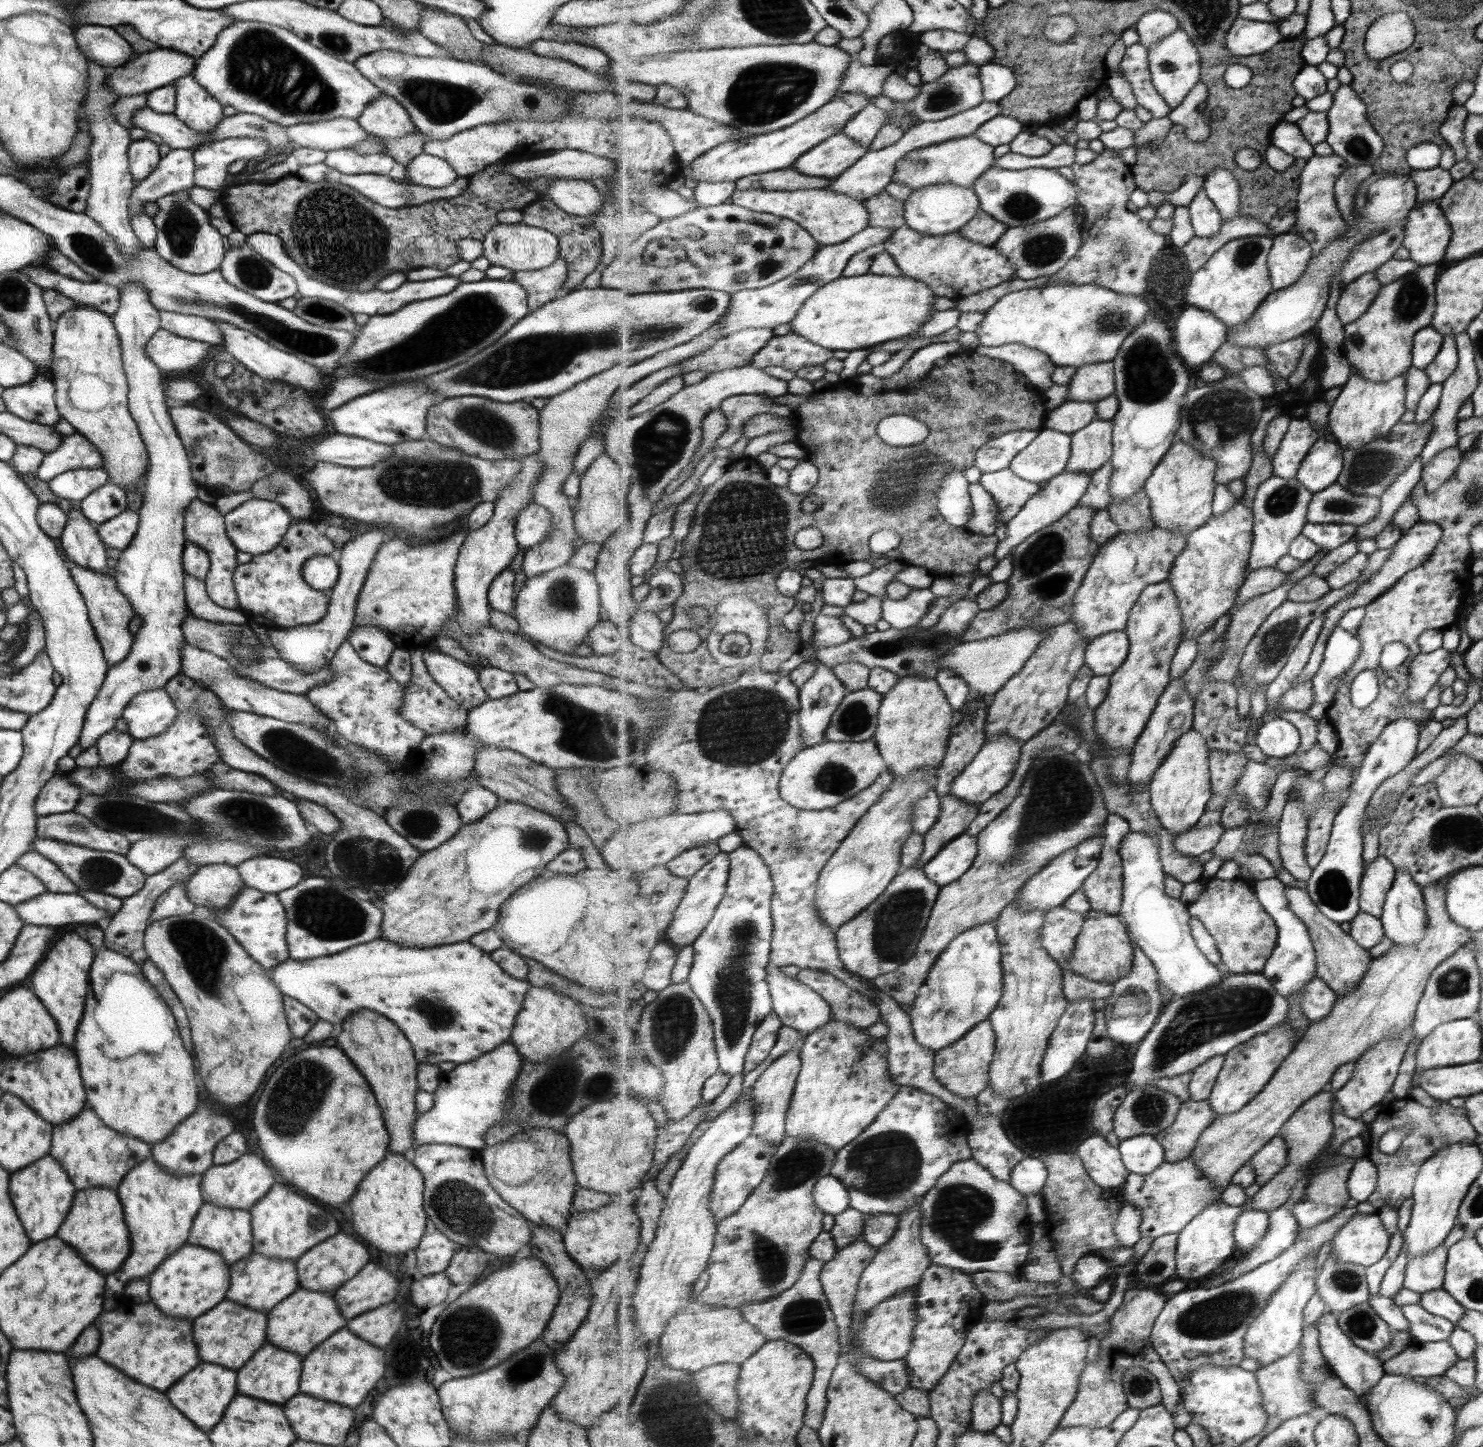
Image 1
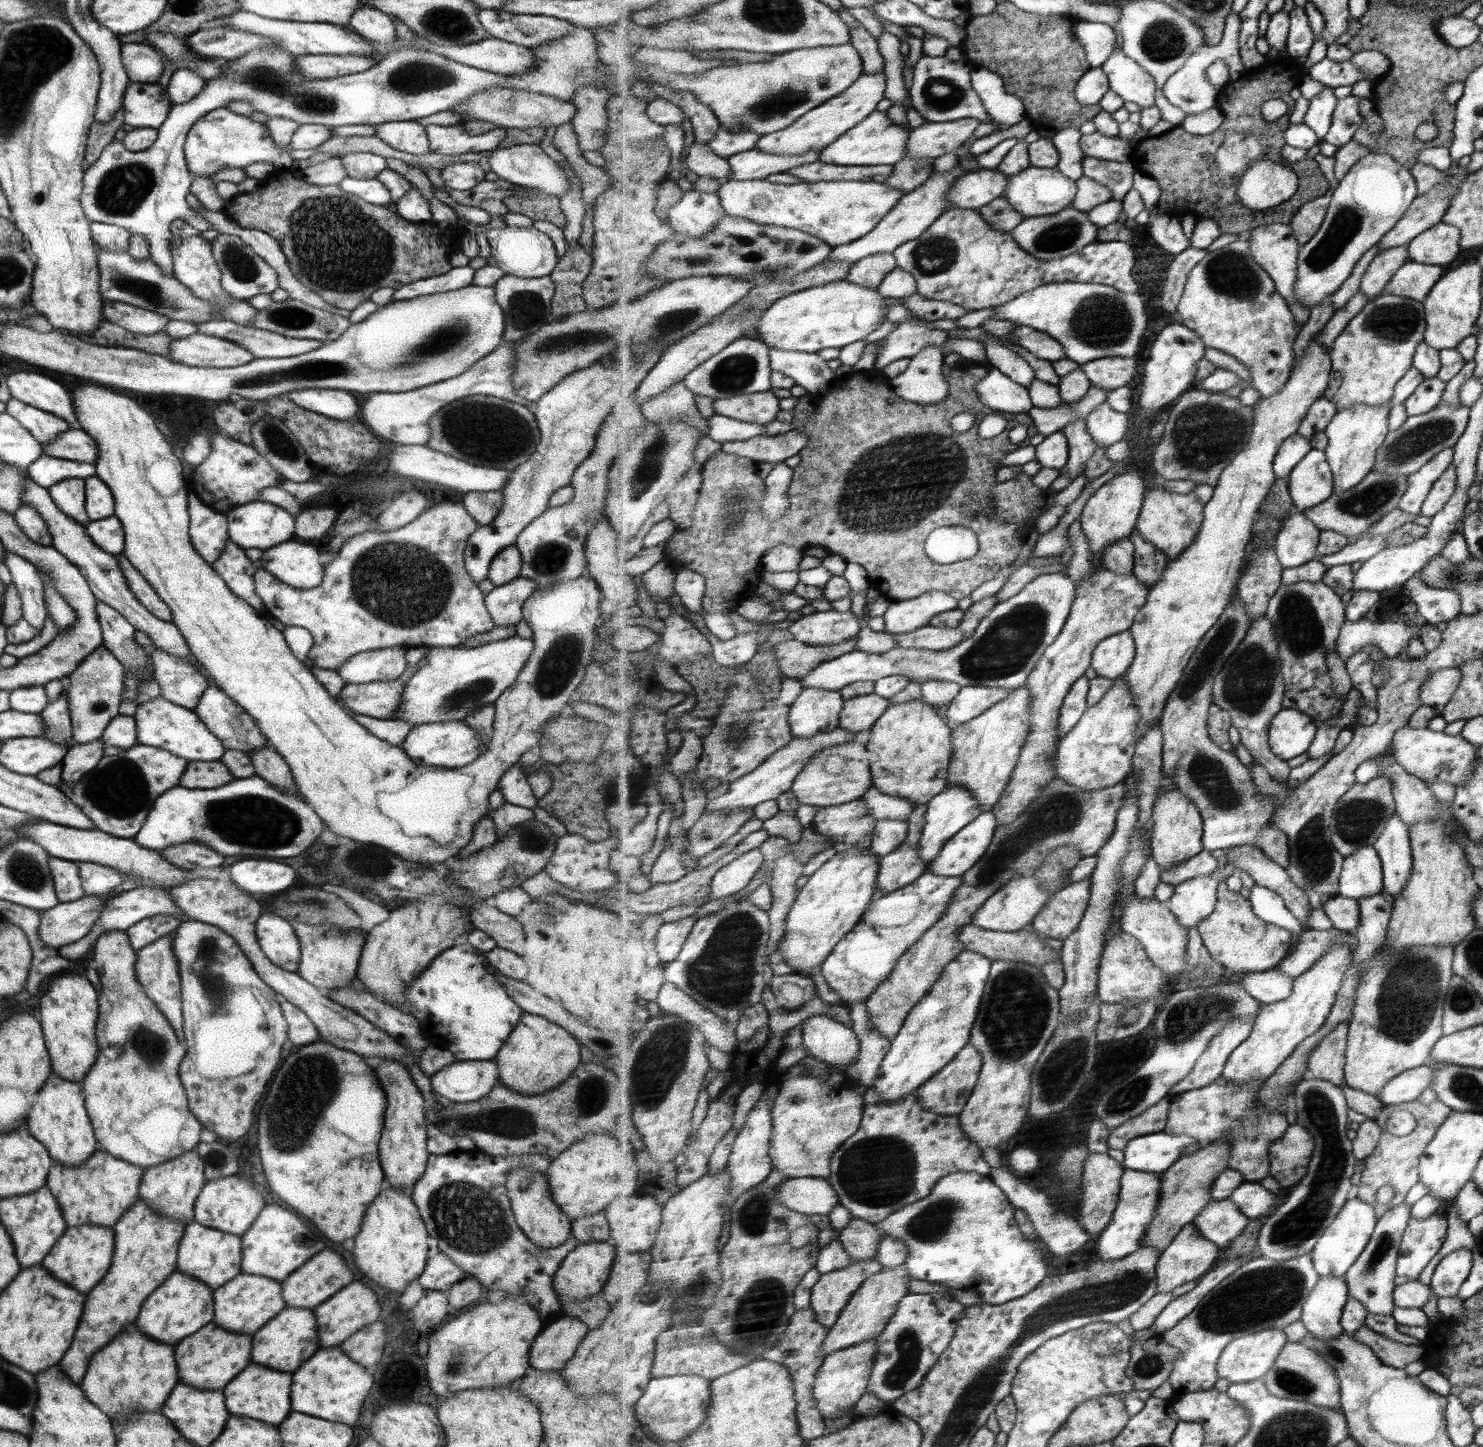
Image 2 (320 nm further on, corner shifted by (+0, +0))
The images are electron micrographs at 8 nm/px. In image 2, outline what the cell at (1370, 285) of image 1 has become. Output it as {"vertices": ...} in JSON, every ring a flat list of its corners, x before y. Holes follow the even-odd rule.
{"vertices":[[1409,245,1396,246,1384,251,1373,259,1361,280,1361,292,1368,300,1381,296,1392,282,1395,273,1410,260]]}

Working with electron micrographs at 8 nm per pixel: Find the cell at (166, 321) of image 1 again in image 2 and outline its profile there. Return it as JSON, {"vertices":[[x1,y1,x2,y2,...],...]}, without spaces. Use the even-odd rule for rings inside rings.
{"vertices":[[209,320,197,325,197,333,222,338,243,350,253,358,292,358,315,349,325,342,287,338,265,330,253,329,229,322,229,320]]}

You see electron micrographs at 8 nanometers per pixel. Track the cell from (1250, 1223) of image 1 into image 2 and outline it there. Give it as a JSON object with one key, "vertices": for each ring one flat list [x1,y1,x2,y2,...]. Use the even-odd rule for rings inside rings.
{"vertices":[[1229,1198,1211,1201,1202,1213,1195,1217,1194,1223,1203,1237,1221,1248,1227,1248,1233,1240,1239,1238,1251,1220]]}

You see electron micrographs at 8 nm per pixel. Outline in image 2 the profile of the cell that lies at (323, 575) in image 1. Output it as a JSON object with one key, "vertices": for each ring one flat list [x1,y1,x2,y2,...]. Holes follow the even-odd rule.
{"vertices":[[296,539,280,542,262,551,256,566,296,589,317,586,323,574,317,550]]}

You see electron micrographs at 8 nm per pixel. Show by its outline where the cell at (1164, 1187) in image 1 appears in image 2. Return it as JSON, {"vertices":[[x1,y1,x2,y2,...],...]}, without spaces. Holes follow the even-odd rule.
{"vertices":[[1124,1168,1120,1201,1107,1229,1096,1238,1098,1254,1103,1262,1127,1258,1143,1248,1143,1240,1149,1225,1155,1218,1162,1193,1164,1172,1143,1172]]}

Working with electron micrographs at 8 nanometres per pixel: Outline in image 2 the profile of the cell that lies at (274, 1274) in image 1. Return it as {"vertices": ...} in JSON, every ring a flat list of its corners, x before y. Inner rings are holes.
{"vertices":[[239,1274,212,1291,212,1321,217,1328,233,1334,252,1335,285,1308,279,1282,249,1274]]}

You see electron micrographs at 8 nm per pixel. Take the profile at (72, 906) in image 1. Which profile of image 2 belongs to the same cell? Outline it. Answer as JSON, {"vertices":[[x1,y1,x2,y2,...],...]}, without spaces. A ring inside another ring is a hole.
{"vertices":[[145,885,132,888,129,891,123,891,109,897,104,902,103,908,101,909,98,920,91,927,91,930,86,934,85,938,75,941,71,944,56,948,58,955,61,958,70,959,75,961,76,959,82,958,82,956,93,946,95,939,108,930,122,930,124,931,129,926,133,926,136,922,149,918,150,916,157,916,162,914,163,916,170,916,177,920,185,921,188,920,188,916,176,905,176,902,171,900,171,896,163,890,163,887,157,885]]}

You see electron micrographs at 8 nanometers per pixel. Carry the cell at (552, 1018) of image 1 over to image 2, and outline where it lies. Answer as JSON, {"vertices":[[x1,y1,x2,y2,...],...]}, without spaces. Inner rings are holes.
{"vertices":[[523,1013,517,1026,514,1026,493,1058,497,1069,497,1083,521,1096,545,1094,559,1086,581,1063,579,1044,573,1037,546,1018,541,1018,537,1014]]}

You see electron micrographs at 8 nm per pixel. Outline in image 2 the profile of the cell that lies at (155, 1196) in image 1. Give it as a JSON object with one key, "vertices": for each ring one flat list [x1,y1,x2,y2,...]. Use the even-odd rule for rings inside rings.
{"vertices":[[140,1199,112,1226,113,1260,105,1278,85,1296,83,1312,73,1334,73,1342,61,1358,61,1372,73,1384,81,1383,93,1352,105,1346,113,1336,137,1318,141,1302,175,1271,177,1250,185,1224,163,1218]]}

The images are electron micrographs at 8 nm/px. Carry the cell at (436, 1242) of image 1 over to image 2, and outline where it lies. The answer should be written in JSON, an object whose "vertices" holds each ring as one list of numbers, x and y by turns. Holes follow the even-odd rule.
{"vertices":[[439,1251,433,1258,426,1260,423,1273,417,1278,417,1282,423,1290,443,1292,465,1278,461,1269]]}

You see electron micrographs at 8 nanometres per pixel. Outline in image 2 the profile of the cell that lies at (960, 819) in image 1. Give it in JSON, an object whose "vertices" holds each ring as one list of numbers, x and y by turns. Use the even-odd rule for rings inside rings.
{"vertices":[[919,805,908,820,908,838,900,848,886,854,880,860,880,873,877,877,877,892,873,902,900,888,913,884,922,874,928,872,929,866,920,855,921,838,927,824,925,819,928,805]]}

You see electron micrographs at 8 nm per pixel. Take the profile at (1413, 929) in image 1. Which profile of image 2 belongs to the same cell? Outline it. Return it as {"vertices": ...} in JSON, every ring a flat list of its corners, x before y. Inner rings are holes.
{"vertices":[[1393,814,1387,830,1381,834,1374,847,1384,866,1384,889,1396,901,1409,882,1412,867,1409,829,1402,818]]}

